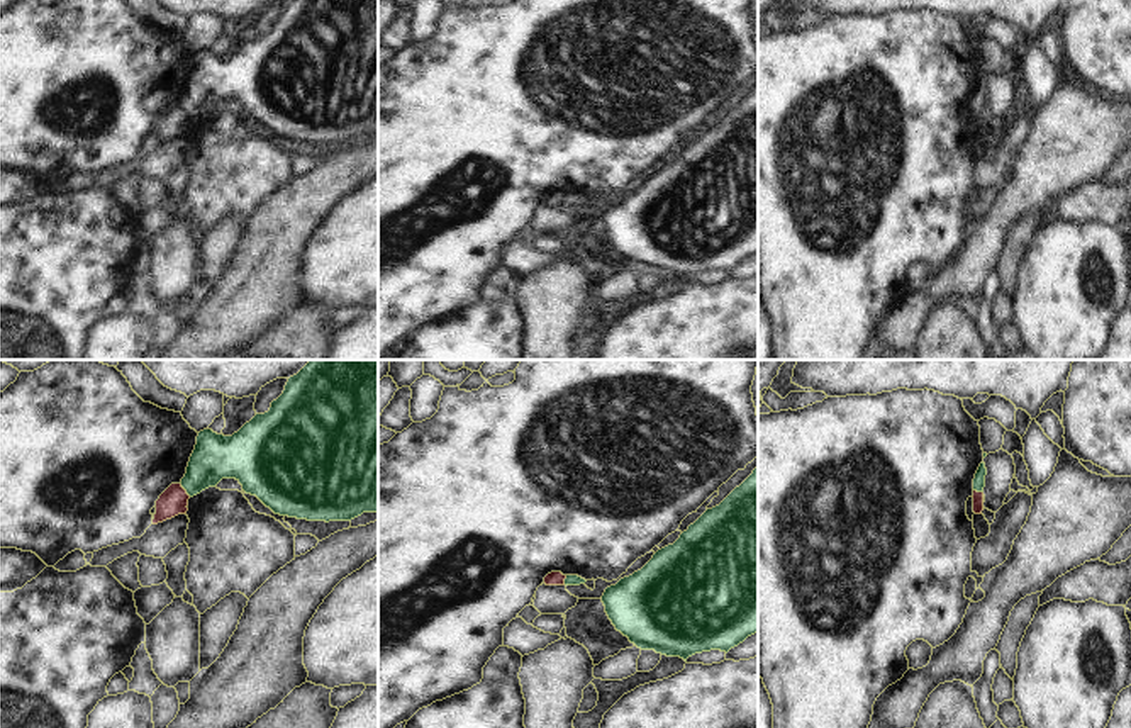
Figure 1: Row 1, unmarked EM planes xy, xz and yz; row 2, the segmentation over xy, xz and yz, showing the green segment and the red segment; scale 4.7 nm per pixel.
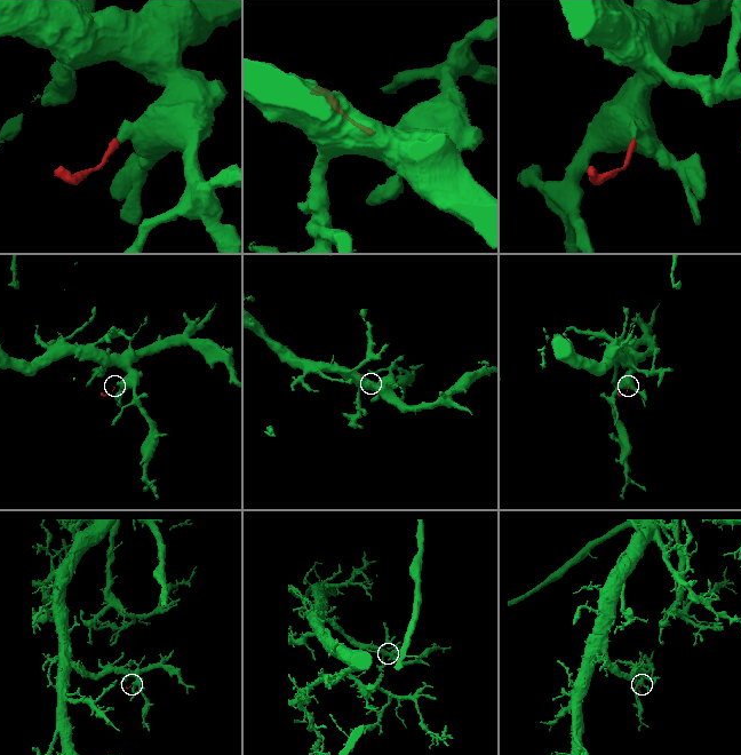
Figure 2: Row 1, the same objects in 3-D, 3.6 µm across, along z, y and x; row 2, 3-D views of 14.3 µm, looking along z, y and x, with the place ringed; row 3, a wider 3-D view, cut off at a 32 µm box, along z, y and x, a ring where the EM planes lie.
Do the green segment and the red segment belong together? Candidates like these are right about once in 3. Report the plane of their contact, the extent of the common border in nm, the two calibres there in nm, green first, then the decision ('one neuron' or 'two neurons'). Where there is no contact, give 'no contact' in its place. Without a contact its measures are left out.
meets green in xy; contact 90 nm long; 220 nm thick on the green side, 140 nm on the other; two neurons

